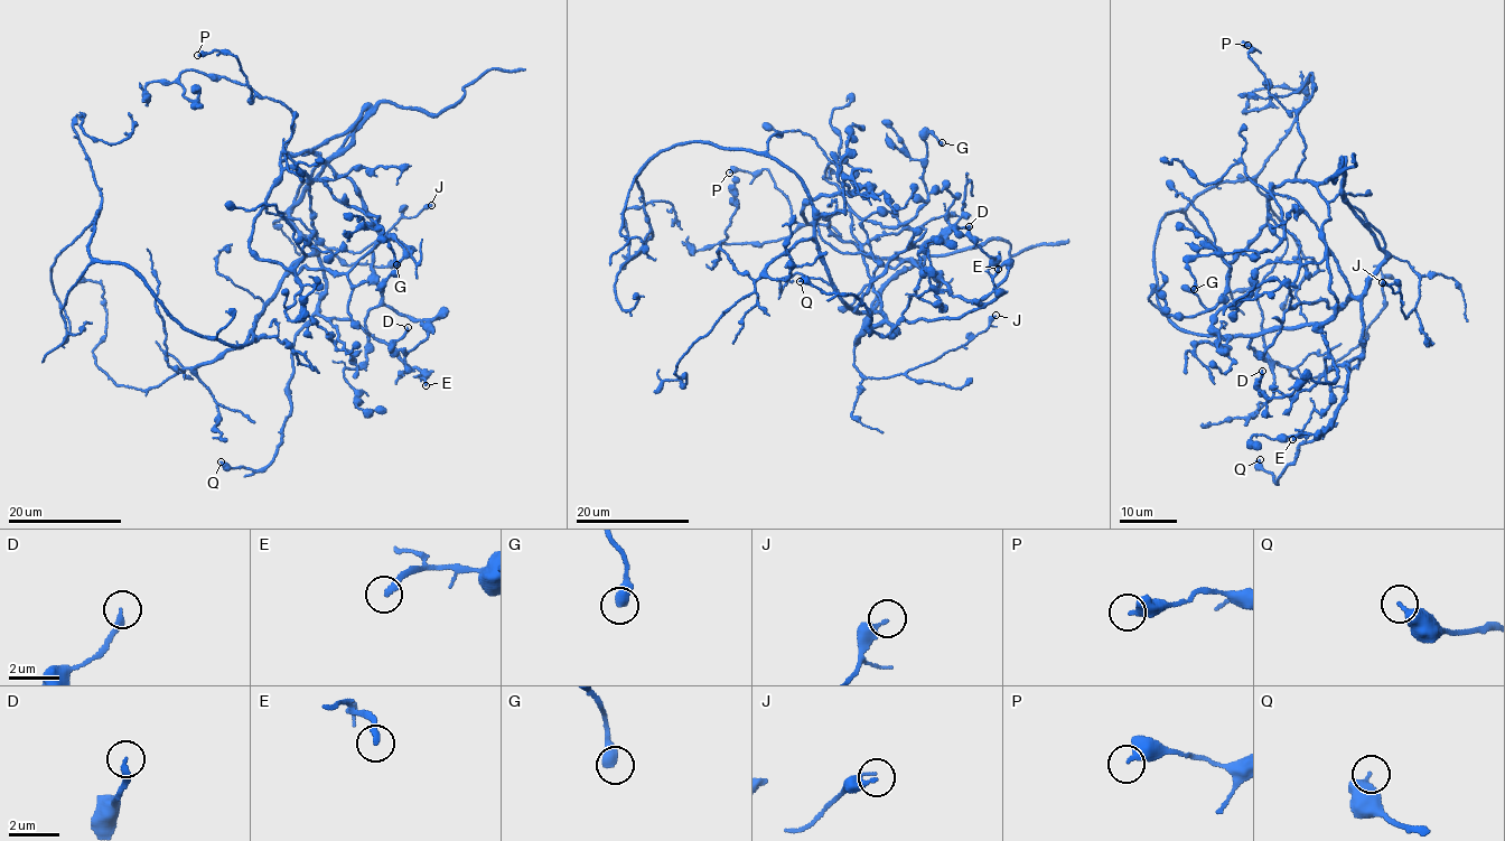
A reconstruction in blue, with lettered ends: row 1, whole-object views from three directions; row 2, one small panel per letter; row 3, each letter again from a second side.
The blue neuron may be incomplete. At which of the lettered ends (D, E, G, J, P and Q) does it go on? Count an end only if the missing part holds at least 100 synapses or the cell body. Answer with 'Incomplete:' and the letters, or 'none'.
Incomplete: none

